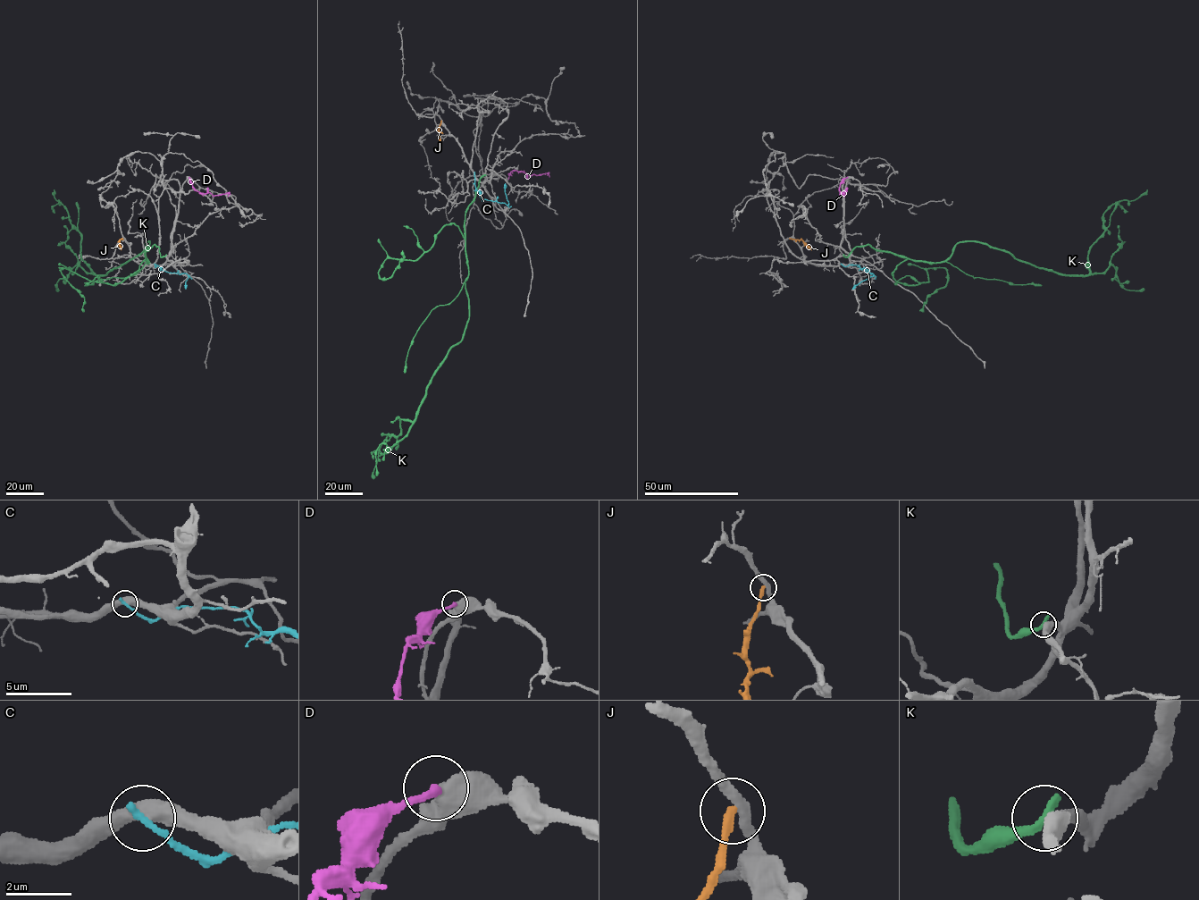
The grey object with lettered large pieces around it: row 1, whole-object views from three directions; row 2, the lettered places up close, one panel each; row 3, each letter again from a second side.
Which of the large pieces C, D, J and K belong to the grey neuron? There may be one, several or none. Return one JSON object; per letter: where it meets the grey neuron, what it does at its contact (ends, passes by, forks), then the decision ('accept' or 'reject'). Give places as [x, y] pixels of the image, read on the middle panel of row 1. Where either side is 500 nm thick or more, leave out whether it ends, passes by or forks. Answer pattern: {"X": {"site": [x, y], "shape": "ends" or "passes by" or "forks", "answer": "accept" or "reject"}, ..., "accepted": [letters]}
{"C": {"site": [474, 172], "shape": "ends", "answer": "reject"}, "D": {"site": [508, 179], "answer": "accept"}, "J": {"site": [441, 121], "shape": "ends", "answer": "reject"}, "K": {"site": [485, 174], "shape": "ends", "answer": "reject"}, "accepted": ["D"]}

